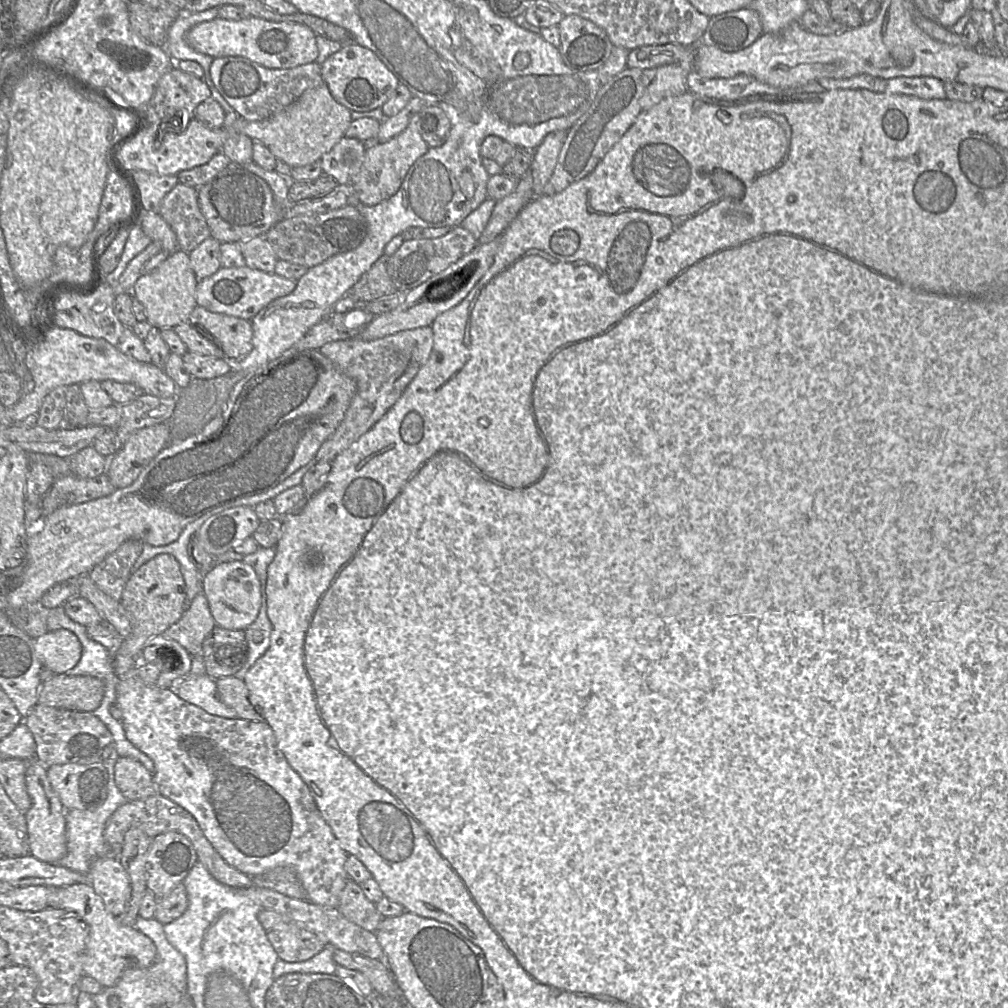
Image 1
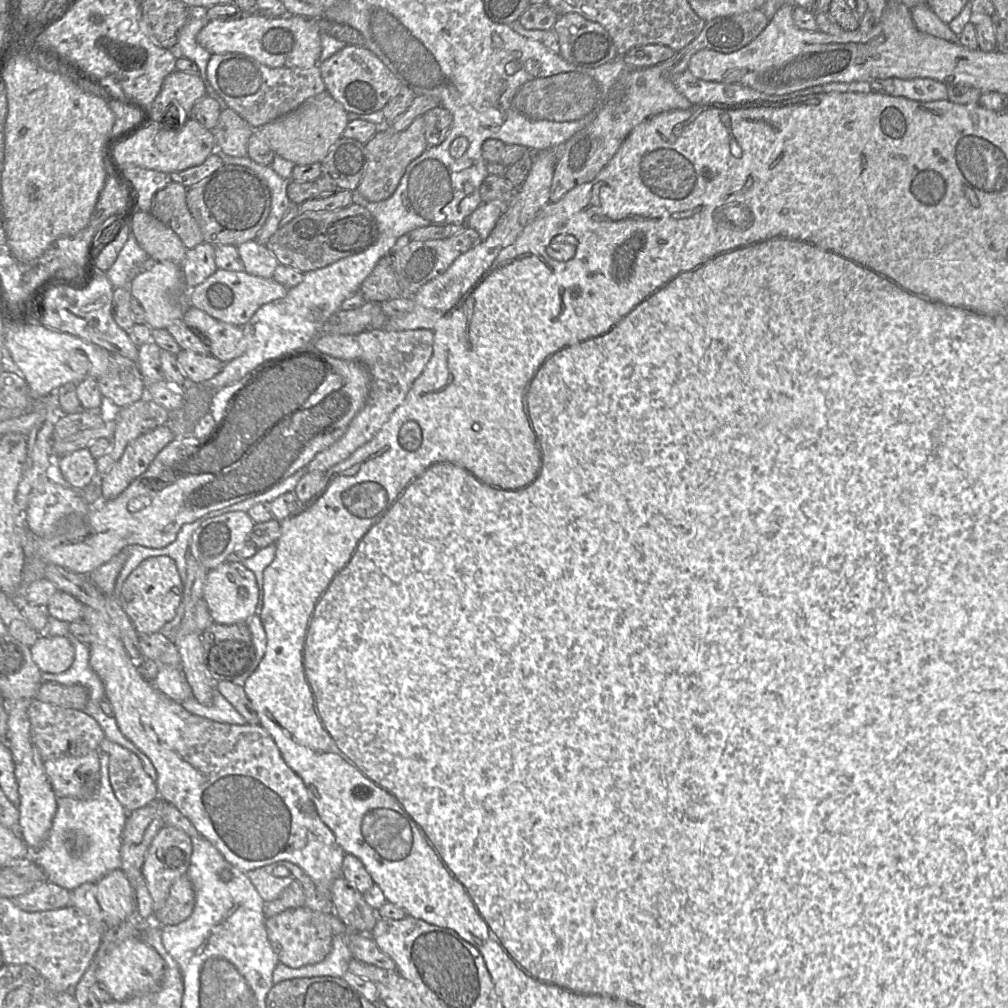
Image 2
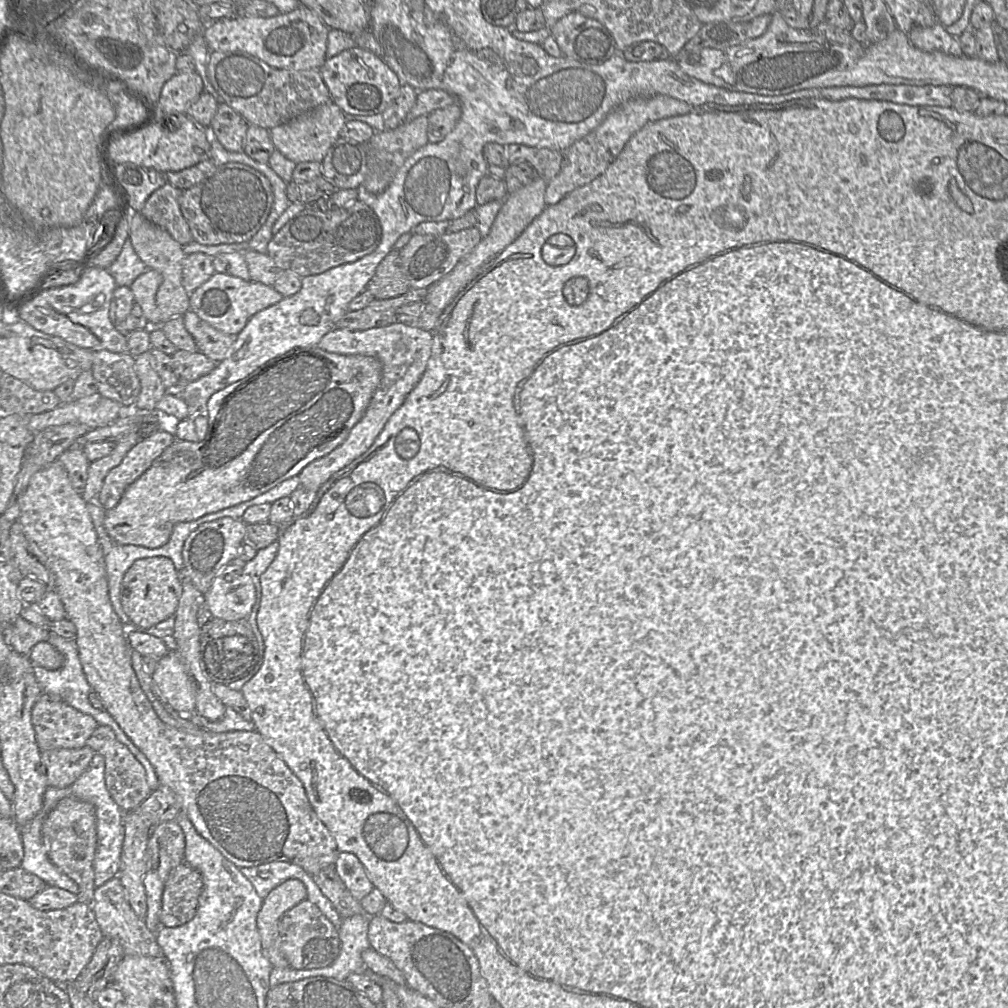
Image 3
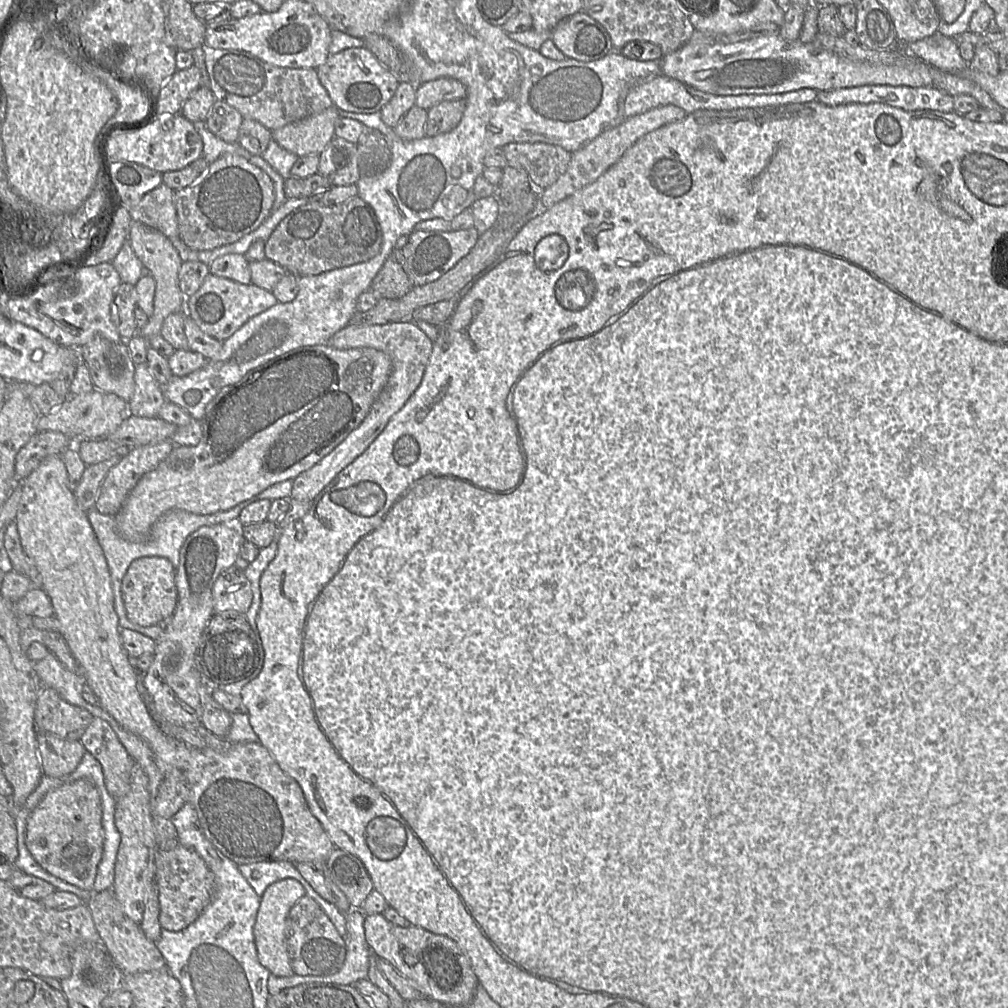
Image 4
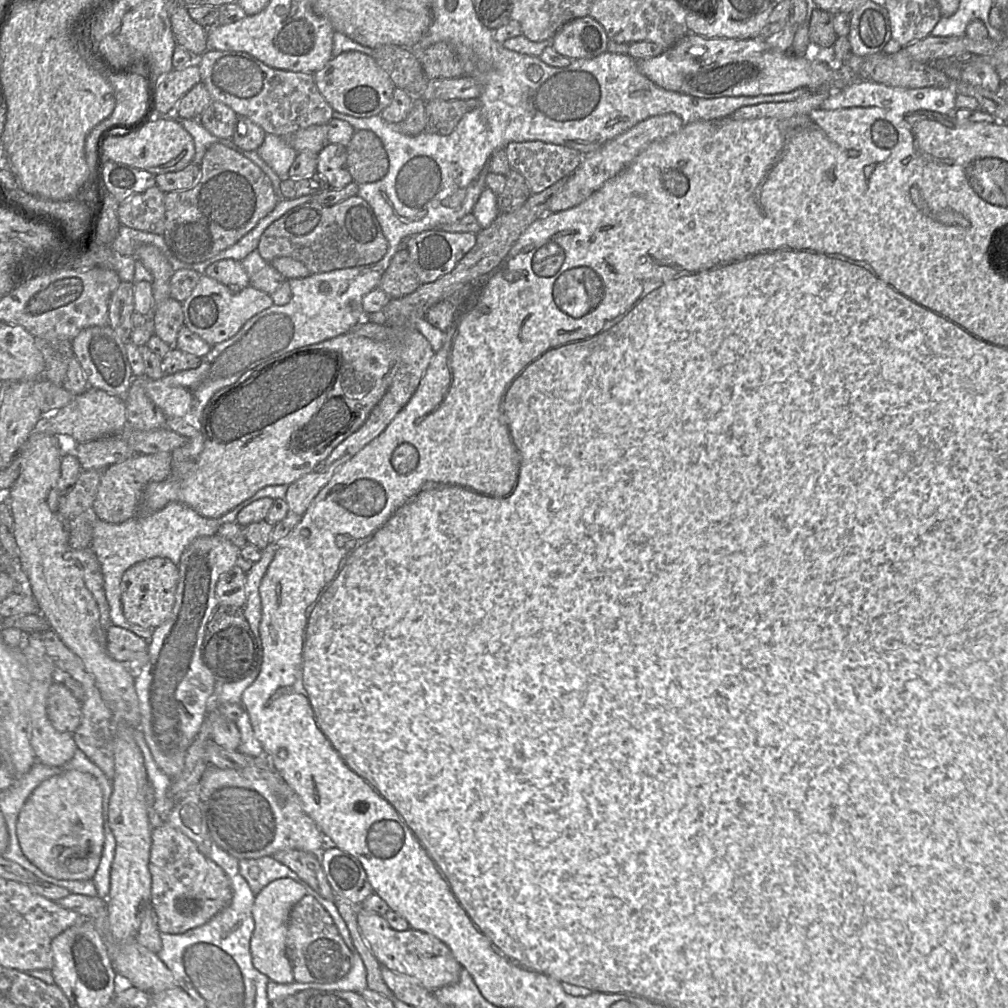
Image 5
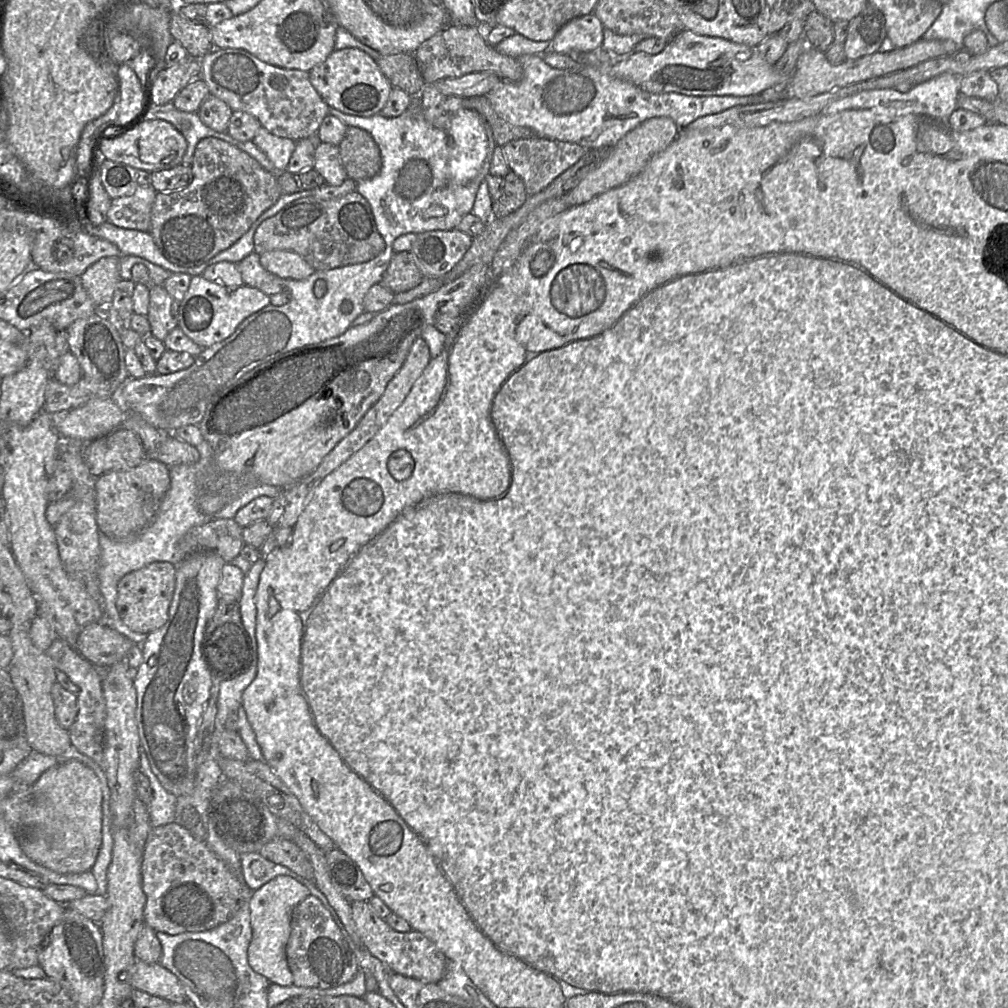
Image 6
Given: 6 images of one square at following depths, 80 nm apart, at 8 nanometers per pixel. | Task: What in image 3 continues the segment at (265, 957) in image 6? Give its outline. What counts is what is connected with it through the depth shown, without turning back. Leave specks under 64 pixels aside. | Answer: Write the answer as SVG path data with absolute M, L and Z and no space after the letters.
M288 879L275 887L263 899L257 916L257 928L262 950L274 968L290 968L288 961L278 949L279 920L283 914L307 899L307 890L299 879Z

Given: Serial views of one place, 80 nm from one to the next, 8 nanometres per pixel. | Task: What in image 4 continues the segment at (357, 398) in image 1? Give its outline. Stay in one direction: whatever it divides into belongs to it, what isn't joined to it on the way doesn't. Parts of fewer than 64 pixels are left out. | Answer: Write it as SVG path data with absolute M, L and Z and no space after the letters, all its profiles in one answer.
M413 321L380 325L349 323L335 333L327 344L337 349L374 348L380 350L390 357L392 370L385 387L362 423L334 450L293 480L291 494L288 499L312 502L344 468L370 446L384 430L390 418L405 405L419 387L433 348L433 342Z

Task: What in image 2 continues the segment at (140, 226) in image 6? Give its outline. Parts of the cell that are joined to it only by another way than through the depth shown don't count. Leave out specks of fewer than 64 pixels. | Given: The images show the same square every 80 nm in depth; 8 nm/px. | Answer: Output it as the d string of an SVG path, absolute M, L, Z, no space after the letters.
M171 182L154 196L150 213L168 225L190 250L204 242L201 230L186 202L187 188Z

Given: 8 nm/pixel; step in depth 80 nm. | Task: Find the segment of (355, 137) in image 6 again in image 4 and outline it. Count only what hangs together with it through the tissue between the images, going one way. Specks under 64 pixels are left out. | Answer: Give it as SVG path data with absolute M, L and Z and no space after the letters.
M365 129L356 142L356 147L360 176L378 175L392 163L392 153L385 136L377 129Z

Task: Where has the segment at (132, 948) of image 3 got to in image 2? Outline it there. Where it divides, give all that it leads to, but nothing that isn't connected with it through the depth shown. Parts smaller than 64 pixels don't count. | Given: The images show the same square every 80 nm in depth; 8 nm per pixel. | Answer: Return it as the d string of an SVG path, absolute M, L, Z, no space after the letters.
M122 869L108 873L96 883L96 898L106 929L119 925L136 912L134 890Z

